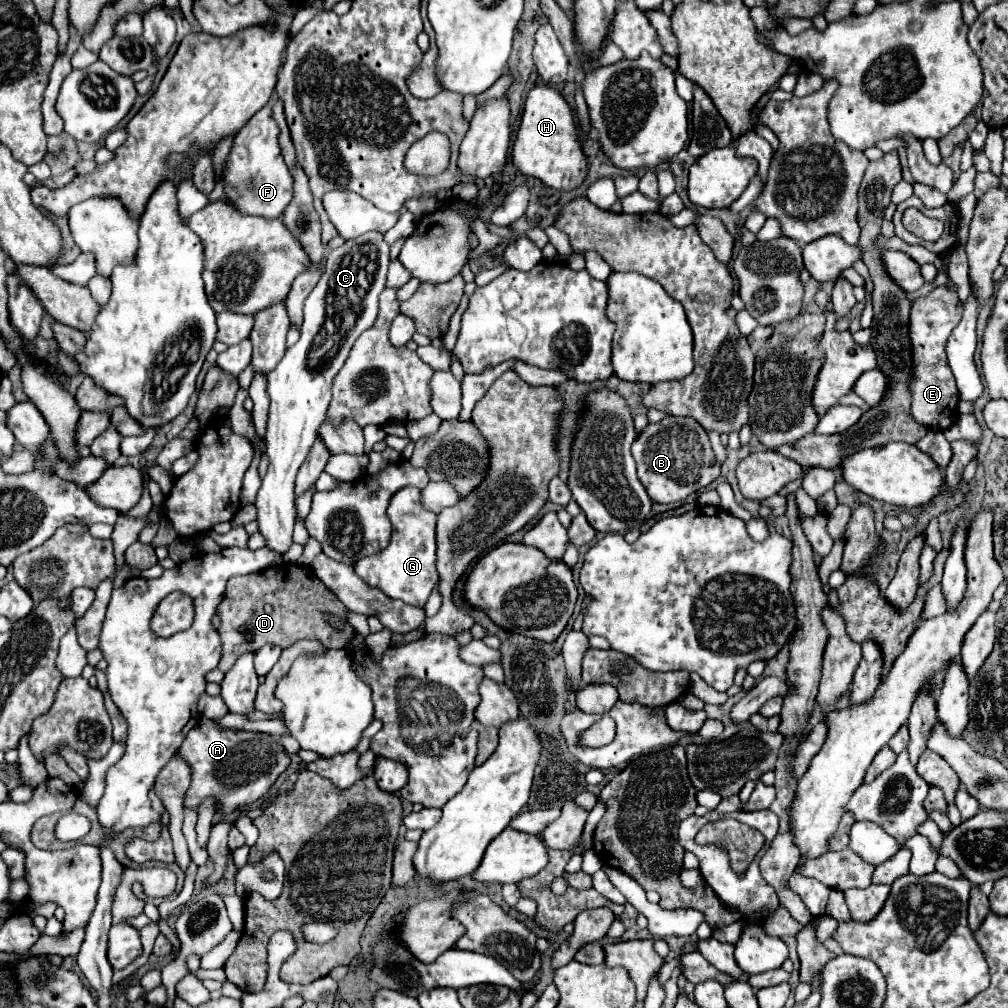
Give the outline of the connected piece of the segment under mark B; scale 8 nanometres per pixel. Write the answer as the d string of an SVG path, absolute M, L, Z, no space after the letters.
M666 416L658 424L648 424L632 444L632 456L638 464L638 478L652 502L670 504L688 494L706 488L720 474L706 430L692 418Z

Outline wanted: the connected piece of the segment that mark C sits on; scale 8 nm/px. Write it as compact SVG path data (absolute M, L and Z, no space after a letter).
M368 232L328 254L324 274L304 304L300 340L286 350L282 362L268 374L270 410L264 440L270 466L262 480L256 508L258 530L264 534L268 546L280 554L286 554L292 544L296 472L306 460L320 424L326 420L334 376L344 366L356 338L376 320L378 294L386 284L388 252L390 248L382 240L382 234Z

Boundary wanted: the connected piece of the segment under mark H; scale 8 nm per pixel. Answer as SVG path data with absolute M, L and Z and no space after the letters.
M534 86L528 92L522 122L512 146L512 164L524 176L538 178L554 190L572 192L582 186L586 178L586 156L578 142L578 130L574 126L570 106L552 86Z

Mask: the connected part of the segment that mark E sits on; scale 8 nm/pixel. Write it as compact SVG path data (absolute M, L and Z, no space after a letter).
M936 288L928 296L916 298L912 304L912 348L916 360L916 380L912 382L912 414L914 420L926 424L930 430L946 430L958 416L958 390L948 368L946 360L946 342L960 322L962 304L954 290L950 288Z

